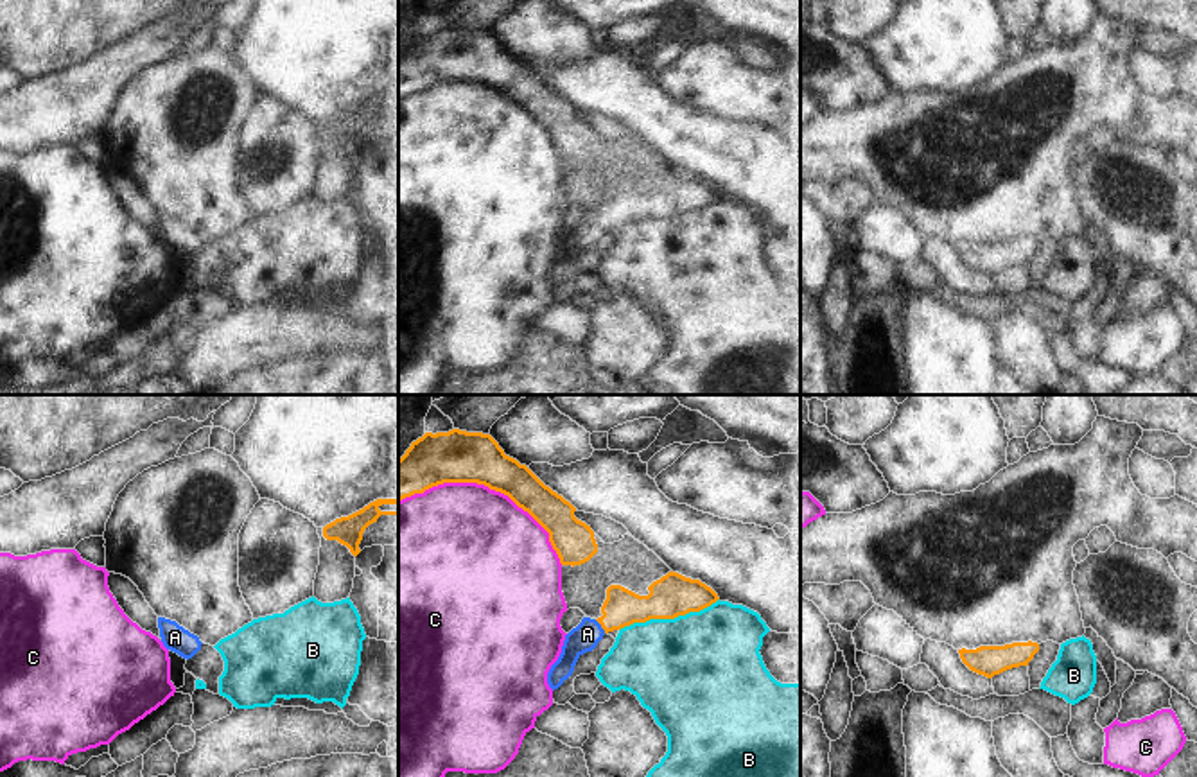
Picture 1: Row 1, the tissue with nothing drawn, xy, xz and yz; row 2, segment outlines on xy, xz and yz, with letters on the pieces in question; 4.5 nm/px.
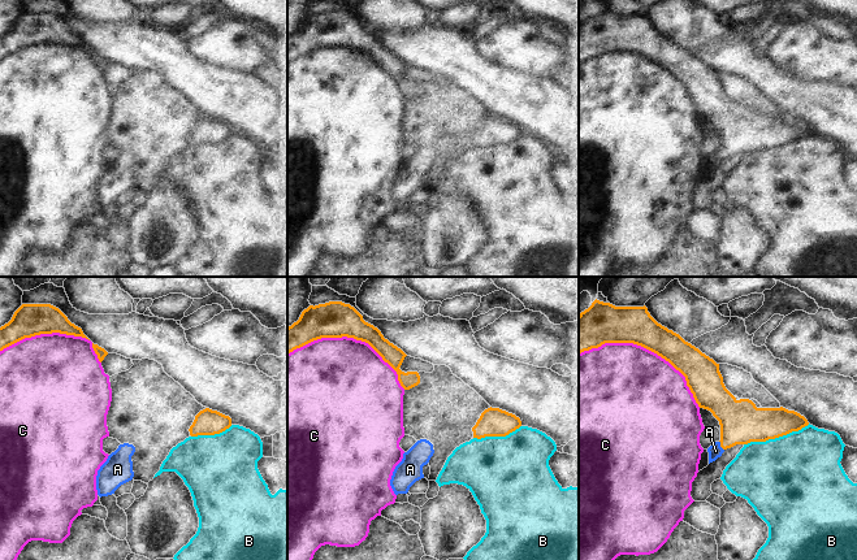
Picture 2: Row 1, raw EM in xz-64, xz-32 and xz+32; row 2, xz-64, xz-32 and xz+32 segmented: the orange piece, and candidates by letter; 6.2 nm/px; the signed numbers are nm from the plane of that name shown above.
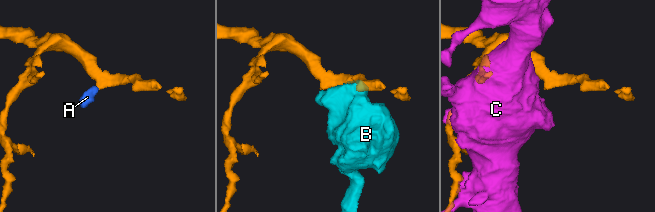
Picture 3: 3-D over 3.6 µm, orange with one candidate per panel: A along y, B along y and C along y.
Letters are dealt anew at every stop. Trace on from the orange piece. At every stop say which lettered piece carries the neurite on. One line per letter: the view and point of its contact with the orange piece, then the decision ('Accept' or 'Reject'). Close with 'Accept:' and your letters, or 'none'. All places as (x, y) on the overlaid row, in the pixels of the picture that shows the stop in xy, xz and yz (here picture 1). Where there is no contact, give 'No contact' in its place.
A: Touches orange at xz (602, 627). Accept
B: Touches orange at xz (668, 618). Reject
C: Touches orange at xz (489, 487). Reject
Accept: A

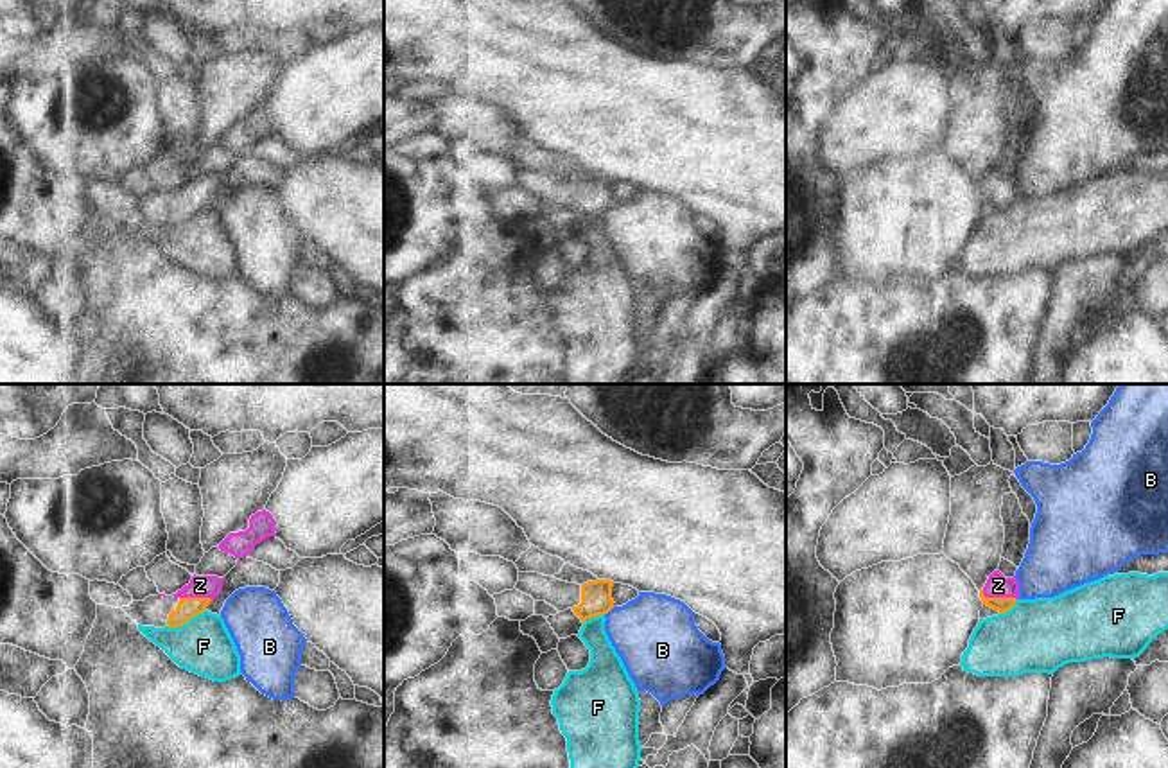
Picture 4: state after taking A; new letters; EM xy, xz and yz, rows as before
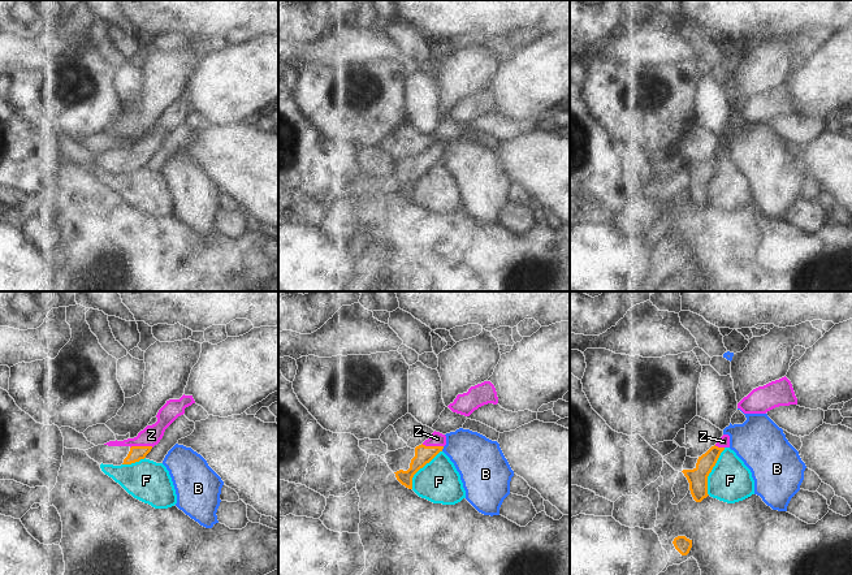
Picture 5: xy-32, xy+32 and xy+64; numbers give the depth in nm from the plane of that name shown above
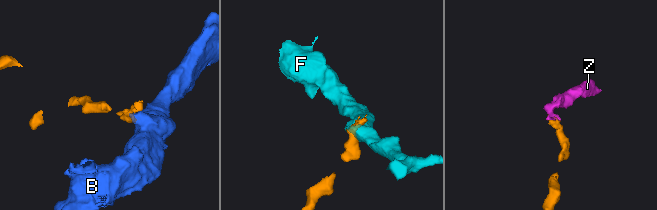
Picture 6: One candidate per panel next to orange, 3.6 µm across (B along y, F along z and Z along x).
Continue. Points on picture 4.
B: Touches orange at xz (609, 610). Reject
F: Touches orange at xy (185, 623). Reject
Z: Touches orange at yz (998, 598). Accept
Accept: Z

